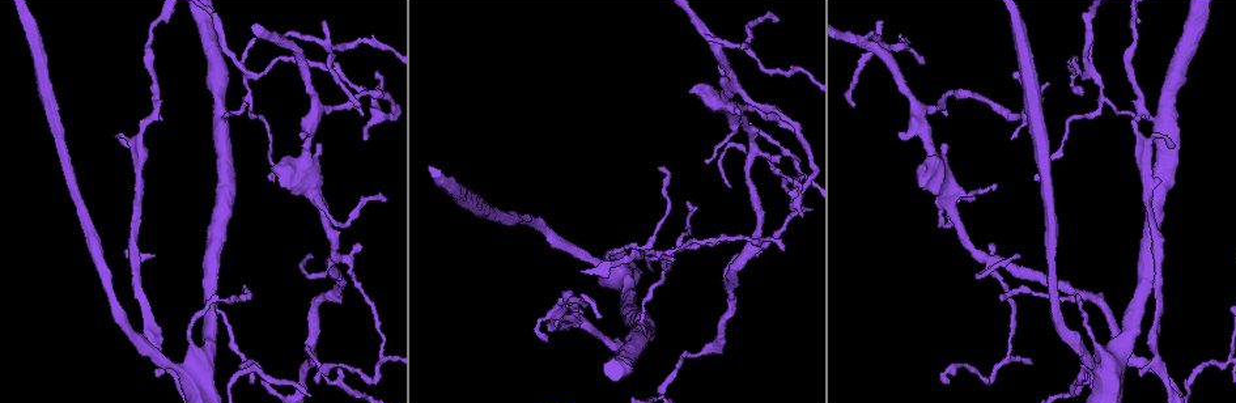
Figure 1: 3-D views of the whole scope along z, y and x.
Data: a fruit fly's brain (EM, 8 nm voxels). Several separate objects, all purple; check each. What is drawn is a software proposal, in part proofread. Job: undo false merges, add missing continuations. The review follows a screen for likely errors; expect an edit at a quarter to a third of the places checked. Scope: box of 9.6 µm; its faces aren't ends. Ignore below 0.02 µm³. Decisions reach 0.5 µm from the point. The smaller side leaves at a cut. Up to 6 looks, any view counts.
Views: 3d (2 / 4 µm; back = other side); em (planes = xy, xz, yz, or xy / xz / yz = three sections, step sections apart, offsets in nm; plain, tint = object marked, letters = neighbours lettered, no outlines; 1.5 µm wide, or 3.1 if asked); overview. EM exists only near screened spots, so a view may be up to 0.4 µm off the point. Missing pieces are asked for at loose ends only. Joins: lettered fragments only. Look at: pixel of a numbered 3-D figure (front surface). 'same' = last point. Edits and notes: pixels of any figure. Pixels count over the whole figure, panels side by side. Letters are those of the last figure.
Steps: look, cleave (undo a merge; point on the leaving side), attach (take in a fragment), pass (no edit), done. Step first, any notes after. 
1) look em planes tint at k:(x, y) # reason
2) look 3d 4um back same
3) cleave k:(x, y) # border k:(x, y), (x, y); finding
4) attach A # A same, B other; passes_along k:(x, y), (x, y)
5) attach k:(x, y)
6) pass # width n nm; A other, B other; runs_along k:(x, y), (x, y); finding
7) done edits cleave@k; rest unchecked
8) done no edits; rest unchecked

look 3d 4um at 1:(1081, 96) # long arm stops here

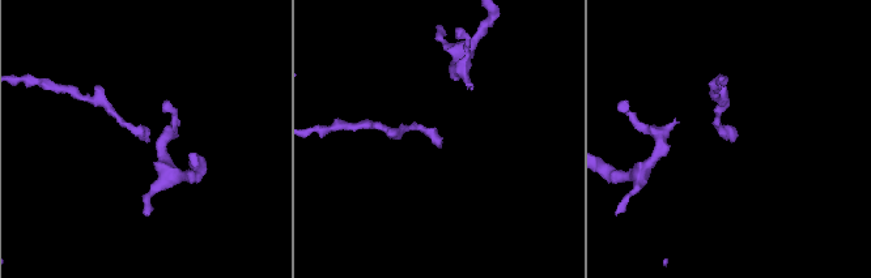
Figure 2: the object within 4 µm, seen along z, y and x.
look em planes letters at 2:(147, 142)

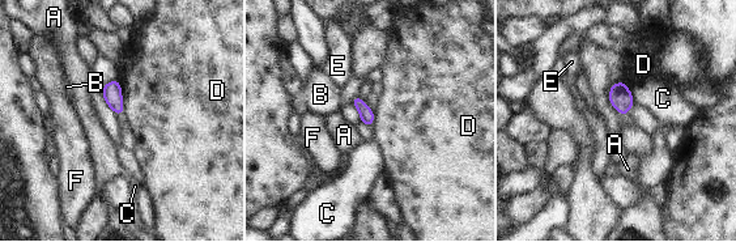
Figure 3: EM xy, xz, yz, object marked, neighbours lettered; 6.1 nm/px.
pass # width 100 nm; A other, B other, C other, D other, E other, F other; border 3:(118, 80), (122, 88), (124, 113); none of them fits

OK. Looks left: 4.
look 3d 4um at 1:(689, 203) # branch stops here

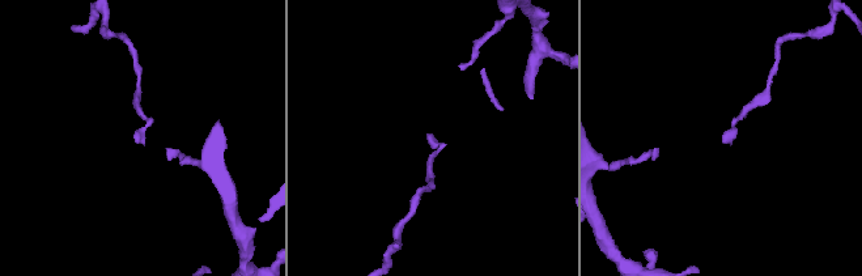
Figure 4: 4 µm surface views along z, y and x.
look em xy step 8 tint at 4:(137, 142) # now the EM

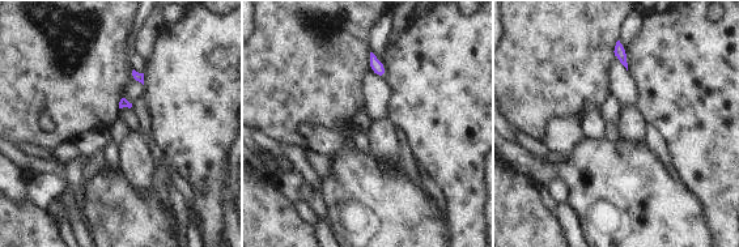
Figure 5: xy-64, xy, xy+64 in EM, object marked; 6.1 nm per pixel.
look em planes letters same # cut it another way

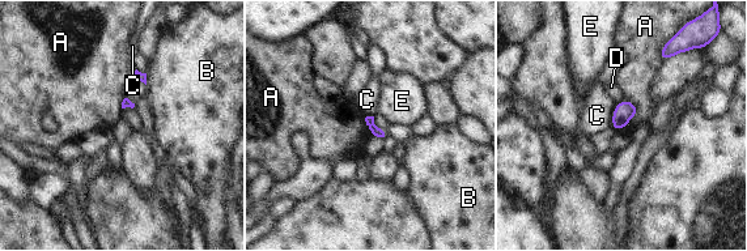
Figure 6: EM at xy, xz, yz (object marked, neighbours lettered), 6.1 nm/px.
pass # A other, B other, C other, D other, E other; border 6:(373, 117), (373, 122), (385, 130); none of them fits

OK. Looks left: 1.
look em planes letters at 1:(990, 247) # branch stops here

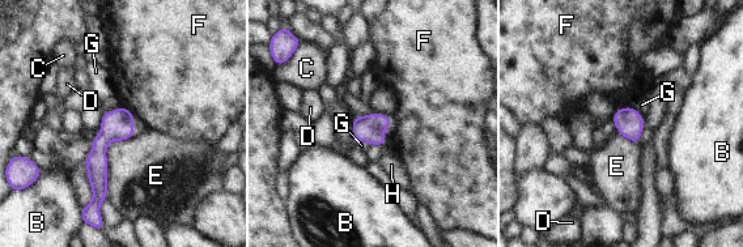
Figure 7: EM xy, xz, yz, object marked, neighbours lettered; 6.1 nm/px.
pass # B other, C other, D other, E other, F other, G other, H other; border 7:(127, 139), (106, 149), (106, 197); none of them fits

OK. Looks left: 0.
done no edits; rest unchecked

